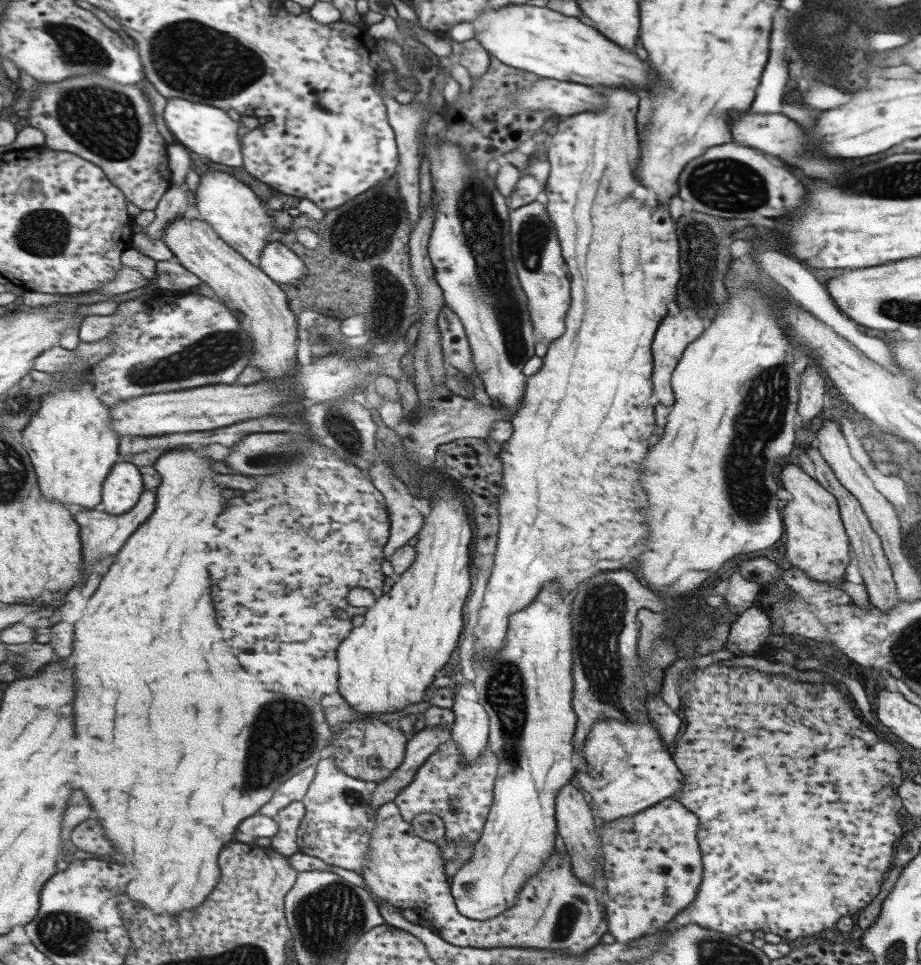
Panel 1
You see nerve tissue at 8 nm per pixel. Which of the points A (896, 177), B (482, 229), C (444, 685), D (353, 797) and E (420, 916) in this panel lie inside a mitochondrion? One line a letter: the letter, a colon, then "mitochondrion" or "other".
A: mitochondrion
B: mitochondrion
C: other
D: mitochondrion
E: other

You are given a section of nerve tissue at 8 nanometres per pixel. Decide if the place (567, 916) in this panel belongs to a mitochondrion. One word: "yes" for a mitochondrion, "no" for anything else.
yes

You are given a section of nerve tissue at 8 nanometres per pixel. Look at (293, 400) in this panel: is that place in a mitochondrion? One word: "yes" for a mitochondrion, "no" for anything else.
no

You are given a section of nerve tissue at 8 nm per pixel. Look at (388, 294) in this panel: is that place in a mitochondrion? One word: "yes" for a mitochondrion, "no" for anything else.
yes

